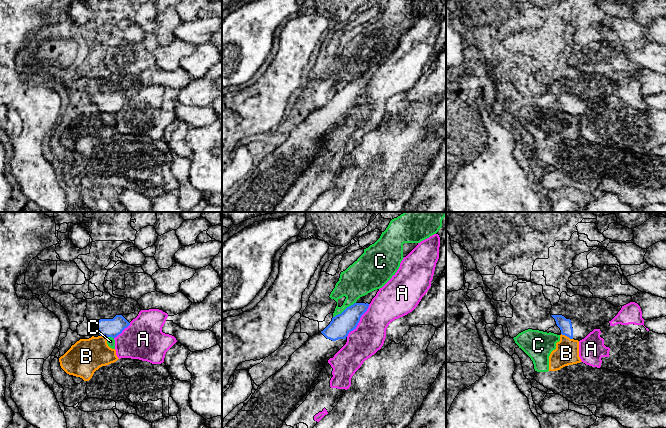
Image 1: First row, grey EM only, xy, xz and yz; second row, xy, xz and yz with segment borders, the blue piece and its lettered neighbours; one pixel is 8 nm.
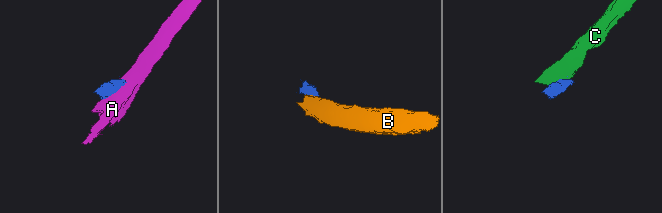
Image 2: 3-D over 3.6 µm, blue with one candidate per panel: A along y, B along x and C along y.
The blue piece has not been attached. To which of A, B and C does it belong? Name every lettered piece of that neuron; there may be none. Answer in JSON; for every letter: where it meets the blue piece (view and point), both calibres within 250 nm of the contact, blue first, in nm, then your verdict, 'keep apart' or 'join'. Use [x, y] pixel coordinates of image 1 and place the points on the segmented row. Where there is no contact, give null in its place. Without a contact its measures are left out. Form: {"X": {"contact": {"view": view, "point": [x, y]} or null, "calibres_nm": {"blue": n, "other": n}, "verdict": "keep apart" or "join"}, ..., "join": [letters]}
{"A": {"contact": {"view": "xz", "point": [359, 320]}, "calibres_nm": {"blue": 170, "other": 260}, "verdict": "keep apart"}, "B": {"contact": {"view": "yz", "point": [567, 336]}, "calibres_nm": {"blue": 110, "other": 190}, "verdict": "keep apart"}, "C": {"contact": {"view": "xz", "point": [345, 309]}, "calibres_nm": {"blue": 170, "other": 260}, "verdict": "keep apart"}, "join": []}

